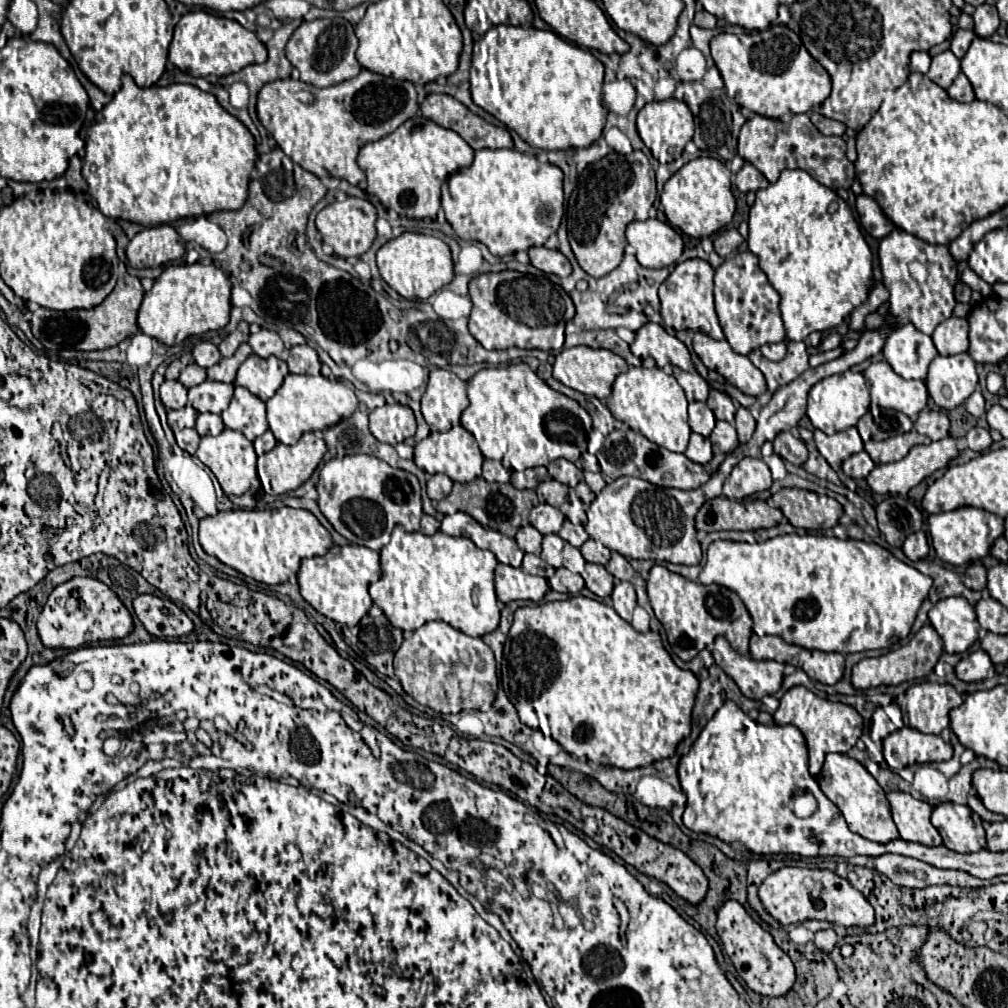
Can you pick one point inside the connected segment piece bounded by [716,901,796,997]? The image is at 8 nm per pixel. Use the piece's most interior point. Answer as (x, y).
(766, 969)

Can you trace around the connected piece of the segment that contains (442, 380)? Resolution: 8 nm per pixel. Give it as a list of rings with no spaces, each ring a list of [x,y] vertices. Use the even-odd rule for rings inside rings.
[[[446,369],[430,371],[426,393],[422,395],[422,415],[436,431],[460,425],[460,415],[468,407],[466,381]]]

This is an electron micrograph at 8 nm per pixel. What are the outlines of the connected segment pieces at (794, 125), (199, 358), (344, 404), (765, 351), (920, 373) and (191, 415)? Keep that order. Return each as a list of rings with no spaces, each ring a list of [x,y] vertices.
[[[806,113],[792,115],[790,119],[768,119],[754,115],[748,119],[738,137],[738,155],[752,163],[764,177],[774,183],[784,169],[804,169],[818,183],[830,189],[850,189],[854,183],[854,165],[846,157],[846,141],[842,137],[822,135],[810,121]]]
[[[210,341],[198,343],[198,345],[194,347],[192,355],[194,355],[196,363],[198,363],[200,367],[206,367],[206,369],[208,369],[208,367],[212,367],[214,363],[218,363],[218,361],[222,359],[222,355],[220,355],[218,347],[216,347],[214,343],[210,343]]]
[[[288,375],[282,387],[266,401],[270,431],[278,443],[294,445],[306,431],[324,431],[336,425],[340,419],[350,417],[358,409],[354,389],[342,381],[330,381],[322,375]]]
[[[782,341],[782,343],[774,343],[774,345],[764,345],[764,347],[760,347],[760,351],[770,361],[780,361],[786,357],[786,343]]]
[[[912,323],[894,329],[882,349],[890,367],[904,379],[926,379],[930,361],[938,355],[932,339]]]
[[[188,403],[183,408],[168,412],[167,421],[172,430],[193,428],[196,424],[197,415],[198,412]]]

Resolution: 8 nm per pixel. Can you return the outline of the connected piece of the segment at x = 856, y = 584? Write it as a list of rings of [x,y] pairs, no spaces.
[[[788,533],[762,543],[714,541],[708,547],[708,561],[700,571],[700,583],[716,583],[738,593],[746,605],[756,635],[778,635],[786,643],[804,649],[856,653],[884,649],[908,637],[922,601],[928,597],[932,579],[896,559],[888,549],[854,539],[838,539],[820,533]]]

